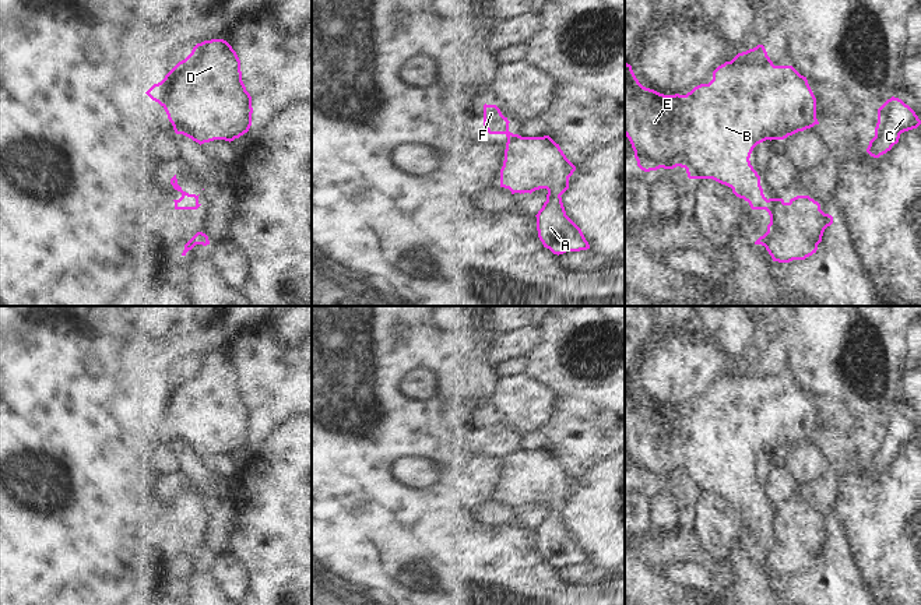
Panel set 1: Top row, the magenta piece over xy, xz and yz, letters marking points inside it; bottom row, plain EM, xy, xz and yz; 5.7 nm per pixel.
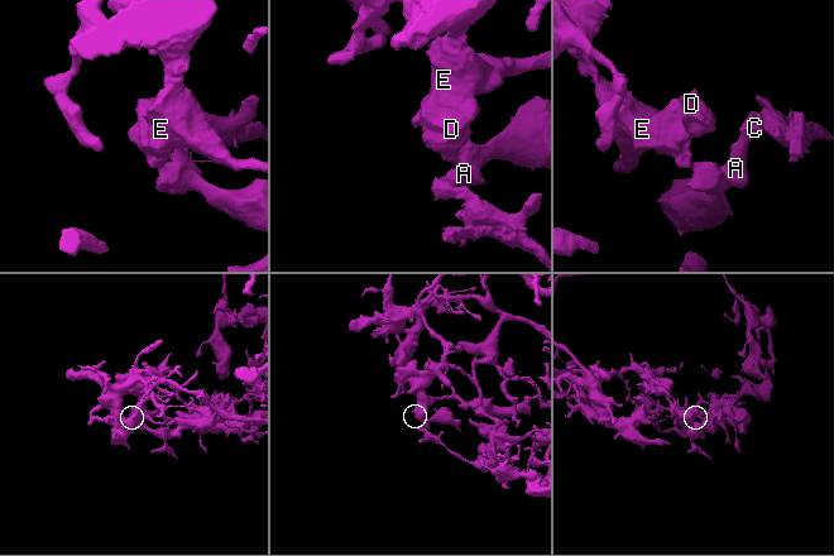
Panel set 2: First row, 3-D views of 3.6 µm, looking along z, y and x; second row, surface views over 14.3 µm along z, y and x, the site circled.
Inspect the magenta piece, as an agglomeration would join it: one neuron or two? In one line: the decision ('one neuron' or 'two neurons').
two neurons

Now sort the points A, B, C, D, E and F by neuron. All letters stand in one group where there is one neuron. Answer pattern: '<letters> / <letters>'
A C / B D E F

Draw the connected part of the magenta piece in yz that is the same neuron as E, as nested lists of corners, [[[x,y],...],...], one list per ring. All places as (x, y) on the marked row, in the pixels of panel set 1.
[[[763,45],[738,53],[713,71],[709,84],[686,95],[664,95],[643,87],[625,63],[625,136],[644,170],[685,168],[689,179],[713,179],[732,189],[752,210],[763,210],[767,198],[760,176],[750,165],[753,148],[766,140],[784,140],[819,124],[816,98],[792,66],[774,66]]]

